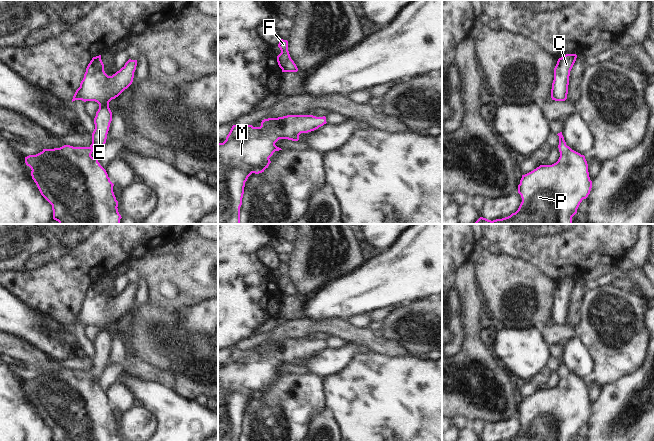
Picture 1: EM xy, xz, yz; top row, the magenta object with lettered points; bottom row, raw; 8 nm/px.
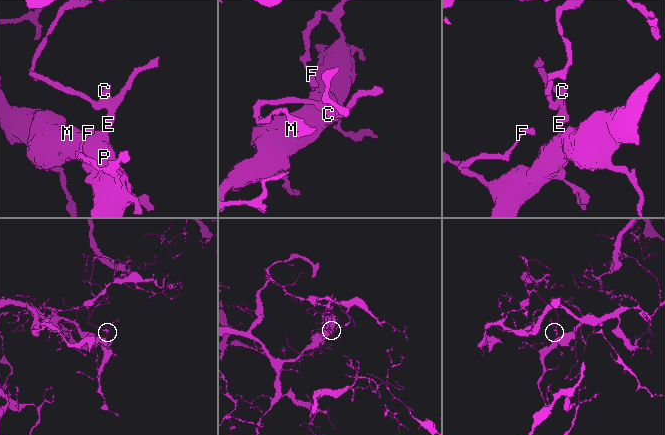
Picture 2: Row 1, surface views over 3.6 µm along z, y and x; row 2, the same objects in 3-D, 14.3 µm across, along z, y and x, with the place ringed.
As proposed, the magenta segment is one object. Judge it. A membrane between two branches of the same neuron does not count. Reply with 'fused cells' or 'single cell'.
single cell

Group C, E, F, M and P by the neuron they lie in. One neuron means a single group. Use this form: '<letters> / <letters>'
C E F M P

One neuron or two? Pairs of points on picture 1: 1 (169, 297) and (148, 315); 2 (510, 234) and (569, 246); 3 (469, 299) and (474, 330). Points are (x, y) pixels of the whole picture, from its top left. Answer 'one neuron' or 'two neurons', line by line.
1: two neurons
2: one neuron
3: one neuron

